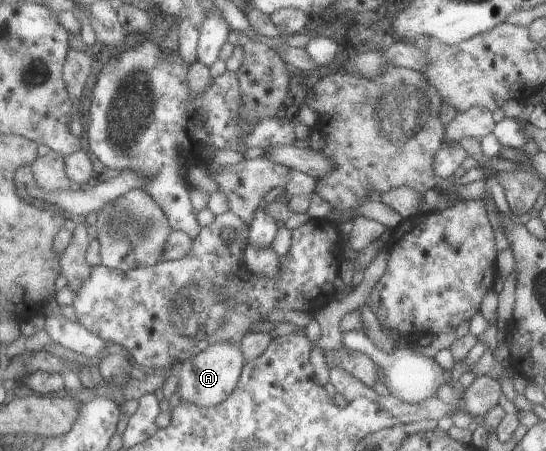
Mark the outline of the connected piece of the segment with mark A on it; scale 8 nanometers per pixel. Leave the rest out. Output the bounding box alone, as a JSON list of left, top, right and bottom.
[177,341,245,407]

